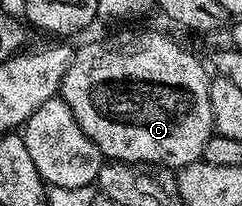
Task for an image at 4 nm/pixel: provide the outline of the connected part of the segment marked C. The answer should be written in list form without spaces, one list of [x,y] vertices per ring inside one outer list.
[[[141,27],[78,48],[71,67],[67,67],[67,75],[61,80],[59,96],[71,107],[87,139],[99,147],[102,158],[123,161],[134,167],[164,167],[176,171],[202,160],[207,139],[215,136],[209,98],[211,73],[201,66],[195,54],[188,53],[167,34],[137,28]]]

